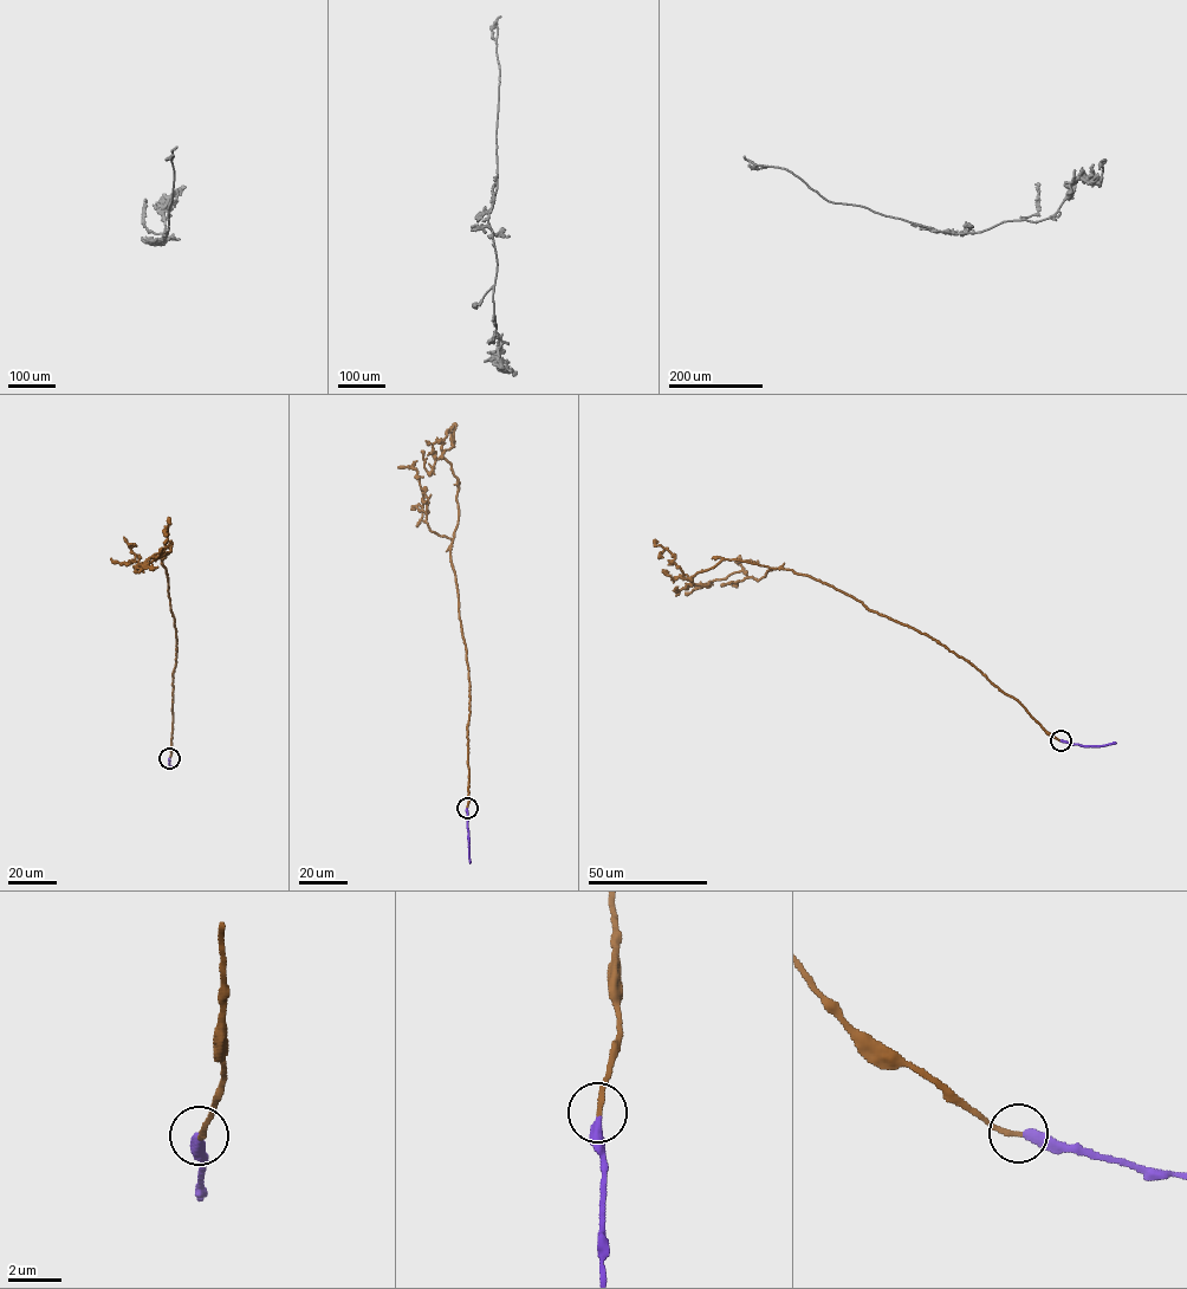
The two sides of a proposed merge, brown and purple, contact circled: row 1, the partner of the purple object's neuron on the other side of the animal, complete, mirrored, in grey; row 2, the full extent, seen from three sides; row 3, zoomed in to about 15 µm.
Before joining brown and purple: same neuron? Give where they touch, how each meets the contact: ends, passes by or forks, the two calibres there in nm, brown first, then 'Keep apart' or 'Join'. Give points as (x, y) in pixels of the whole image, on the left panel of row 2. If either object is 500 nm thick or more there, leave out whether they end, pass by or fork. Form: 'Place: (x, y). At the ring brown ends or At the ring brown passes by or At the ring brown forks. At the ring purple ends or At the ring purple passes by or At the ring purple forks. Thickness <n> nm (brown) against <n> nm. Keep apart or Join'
Place: (169, 758). At the ring brown ends. At the ring purple ends. Thickness 180 nm (brown) against 380 nm. Join

